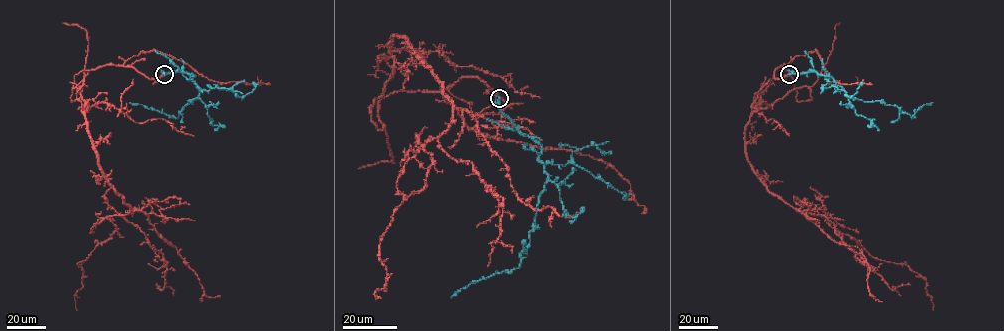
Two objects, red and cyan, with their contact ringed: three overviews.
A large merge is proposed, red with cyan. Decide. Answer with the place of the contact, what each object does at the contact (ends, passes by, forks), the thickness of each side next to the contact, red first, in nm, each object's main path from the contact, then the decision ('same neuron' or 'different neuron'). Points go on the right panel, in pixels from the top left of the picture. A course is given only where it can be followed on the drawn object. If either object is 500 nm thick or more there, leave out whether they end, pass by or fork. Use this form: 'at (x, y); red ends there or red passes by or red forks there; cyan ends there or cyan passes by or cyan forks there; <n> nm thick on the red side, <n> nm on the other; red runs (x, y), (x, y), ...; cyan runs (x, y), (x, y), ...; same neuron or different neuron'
at (789, 74); 380 nm thick on the red side, 650 nm on the other; red runs (789, 74), (774, 71), (812, 99), (797, 87), (753, 111), (752, 170), (920, 274), (933, 310); cyan runs (789, 74), (814, 71), (829, 75), (849, 97), (895, 105), (912, 118), (924, 104), (933, 102); different neuron

